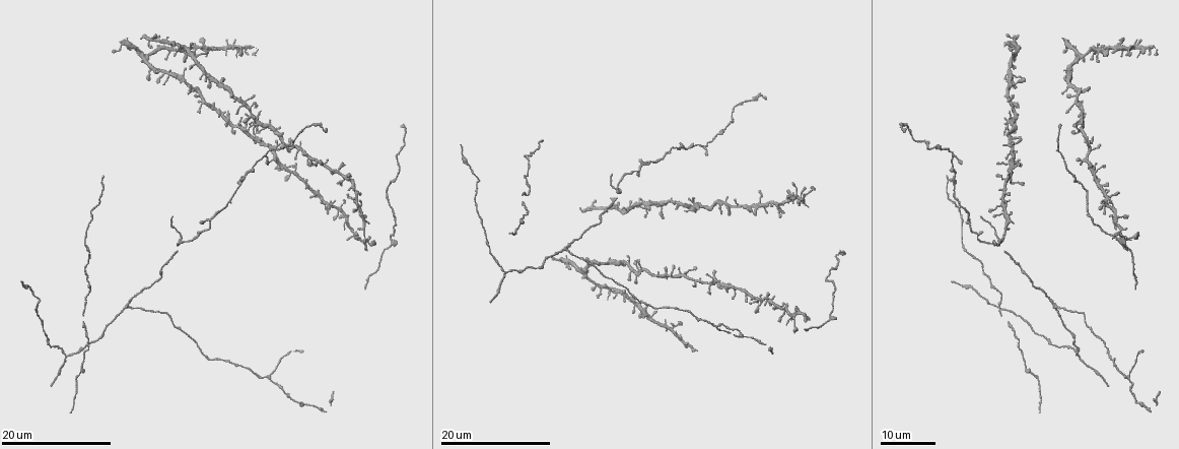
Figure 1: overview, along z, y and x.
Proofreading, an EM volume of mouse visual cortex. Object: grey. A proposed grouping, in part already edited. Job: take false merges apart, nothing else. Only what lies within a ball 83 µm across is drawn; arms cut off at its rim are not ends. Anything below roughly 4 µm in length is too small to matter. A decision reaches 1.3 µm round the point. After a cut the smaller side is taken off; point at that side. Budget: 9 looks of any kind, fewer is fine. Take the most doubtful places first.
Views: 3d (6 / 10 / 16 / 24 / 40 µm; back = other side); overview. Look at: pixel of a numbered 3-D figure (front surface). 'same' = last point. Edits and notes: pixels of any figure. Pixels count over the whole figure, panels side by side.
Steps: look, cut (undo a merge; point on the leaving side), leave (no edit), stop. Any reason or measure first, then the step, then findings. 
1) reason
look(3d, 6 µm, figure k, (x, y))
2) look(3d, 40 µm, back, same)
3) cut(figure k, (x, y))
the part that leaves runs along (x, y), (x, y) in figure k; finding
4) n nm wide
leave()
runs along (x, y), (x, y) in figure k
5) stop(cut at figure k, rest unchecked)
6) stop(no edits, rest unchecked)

branch point
look(3d, 16 µm, figure 1, (506, 272))

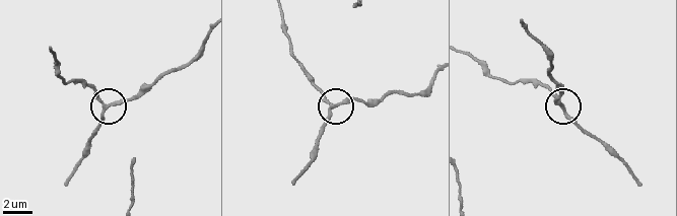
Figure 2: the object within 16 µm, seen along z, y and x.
look(3d, 6 µm, figure 2, (105, 105))

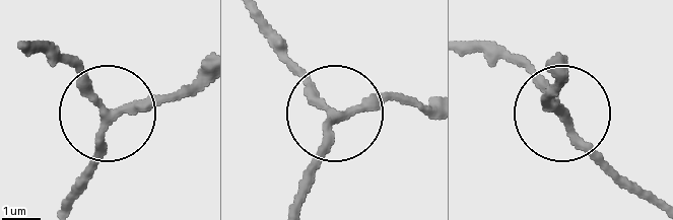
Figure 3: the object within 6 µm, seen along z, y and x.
leave()
runs along (550, 73), (562, 116), (644, 196) in figure 3; one neuron here

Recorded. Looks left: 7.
four-way junction
look(3d, 16 µm, figure 1, (796, 316))

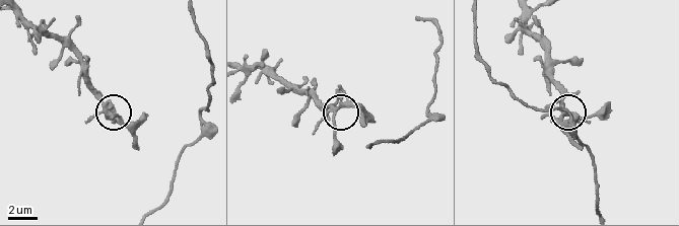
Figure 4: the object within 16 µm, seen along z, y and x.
zoom in
look(3d, 10 µm, figure 4, (106, 114))

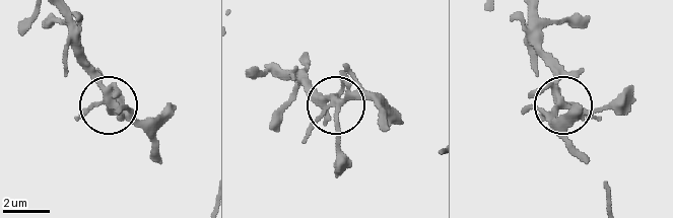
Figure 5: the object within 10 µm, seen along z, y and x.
4 arms
leave()
runs along (274, 68), (305, 91), (334, 102), (338, 168) in figure 5; one neuron here

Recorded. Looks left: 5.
look(3d, 16 µm, figure 1, (262, 156))

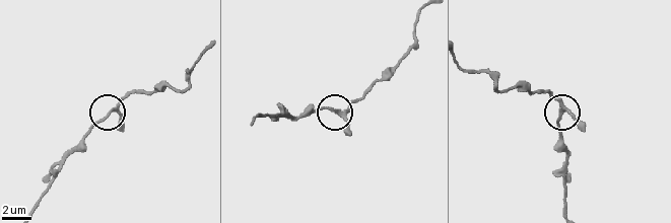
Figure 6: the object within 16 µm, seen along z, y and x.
look(3d, 6 µm, figure 6, (564, 110))

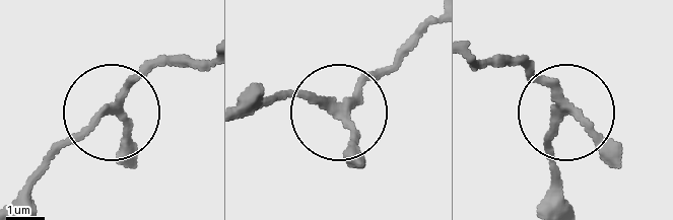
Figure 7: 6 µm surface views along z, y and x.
leave()
runs along (619, 141), (584, 131), (519, 57) in figure 7; all the same neuron

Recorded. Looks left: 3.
three-way junction
look(3d, 16 µm, figure 1, (126, 305))

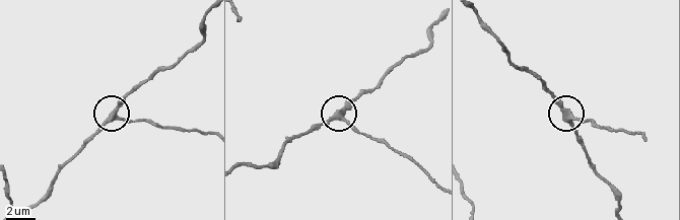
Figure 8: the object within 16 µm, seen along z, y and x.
look(3d, 10 µm, figure 8, (571, 117))

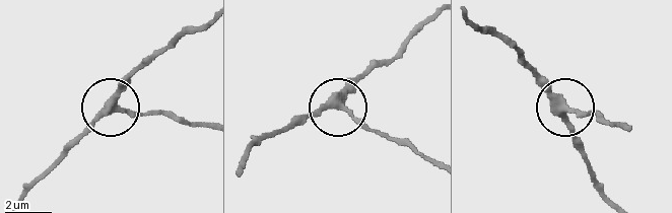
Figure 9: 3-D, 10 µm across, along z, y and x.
300 nm wide
leave()
runs along (205, 24), (152, 57), (116, 103), (135, 116), (168, 116) in figure 9; one neuron here

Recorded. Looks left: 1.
stop(no edits, rest unchecked)

